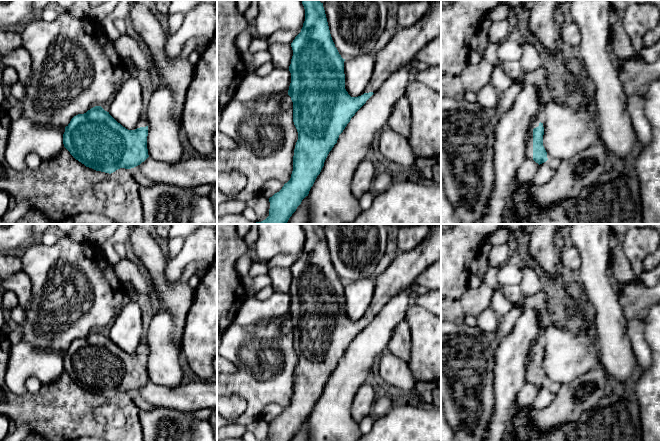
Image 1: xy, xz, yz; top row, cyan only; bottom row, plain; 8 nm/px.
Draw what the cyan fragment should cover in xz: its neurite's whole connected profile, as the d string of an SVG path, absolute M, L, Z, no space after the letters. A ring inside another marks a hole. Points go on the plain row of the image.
M319 224L301 225L305 233L305 245L301 256L291 267L293 280L289 290L291 307L288 314L293 326L293 346L298 364L294 373L291 402L279 416L269 422L268 441L292 440L308 420L329 376L355 337L394 295L412 285L418 275L441 257L441 224L431 224L428 235L417 247L406 252L394 252L392 262L375 280L373 298L364 316L358 321L351 321L345 313L345 283L332 264L323 227Z

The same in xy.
M95 330L71 343L63 368L86 391L111 398L120 392L134 392L149 381L147 360L145 342L140 342L135 354L128 354L101 330Z

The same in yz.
M539 336L527 357L526 382L534 384L539 389L548 384L547 376L543 370L544 345L544 339Z

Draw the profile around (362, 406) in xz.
M371 380L358 389L351 405L351 415L357 423L373 413L374 402L379 393Z

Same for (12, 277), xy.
M19 252L0 254L0 286L14 292L23 309L27 307L32 298L32 283L23 271Z

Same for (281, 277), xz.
M272 268L269 269L268 275L272 281L271 286L273 287L274 292L289 293L293 280L291 268Z

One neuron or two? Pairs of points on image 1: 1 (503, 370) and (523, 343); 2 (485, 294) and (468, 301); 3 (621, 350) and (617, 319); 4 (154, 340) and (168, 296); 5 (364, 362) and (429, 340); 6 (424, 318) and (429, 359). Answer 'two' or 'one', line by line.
1: one
2: one
3: one
4: two
5: two
6: one

